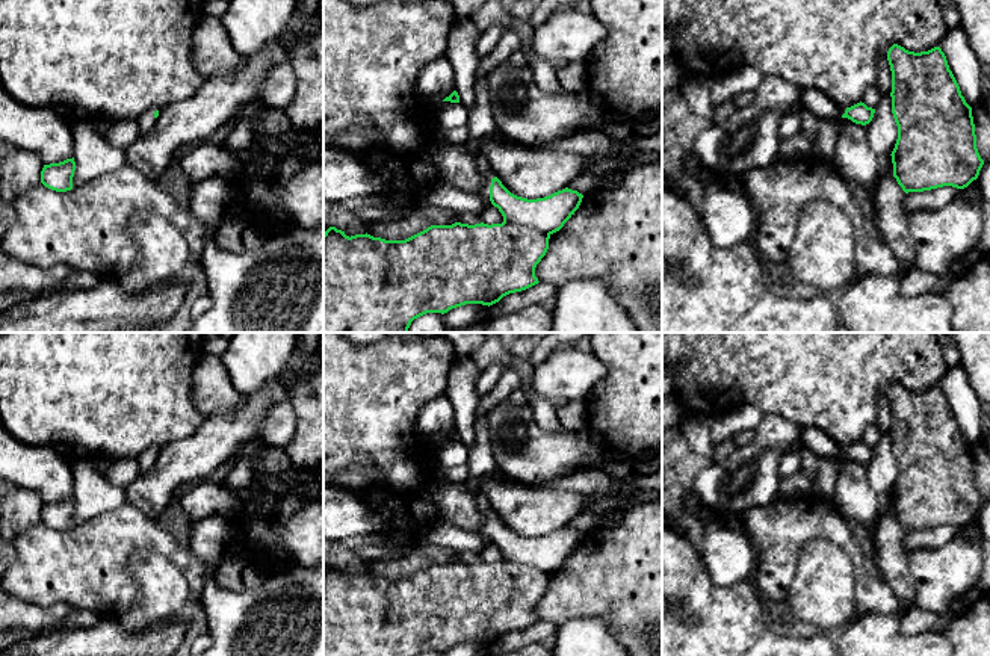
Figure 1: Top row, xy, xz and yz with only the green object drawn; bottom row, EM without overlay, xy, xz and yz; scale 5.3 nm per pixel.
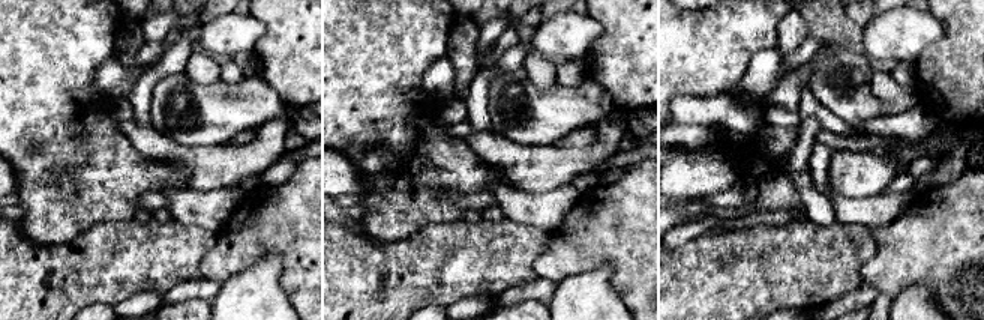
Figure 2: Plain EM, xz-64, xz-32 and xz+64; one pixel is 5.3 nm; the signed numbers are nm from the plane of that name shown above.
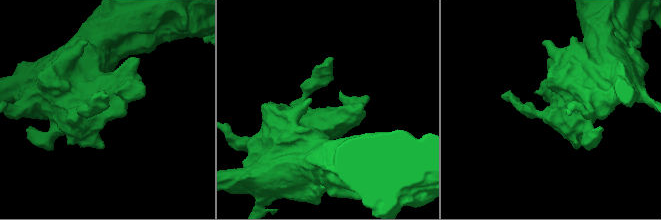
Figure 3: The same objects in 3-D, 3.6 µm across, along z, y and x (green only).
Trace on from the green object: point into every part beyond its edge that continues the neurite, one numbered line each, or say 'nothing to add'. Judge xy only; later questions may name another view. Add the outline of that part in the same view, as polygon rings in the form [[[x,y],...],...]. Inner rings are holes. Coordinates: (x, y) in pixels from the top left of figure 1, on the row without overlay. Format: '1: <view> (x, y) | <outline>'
nothing to add

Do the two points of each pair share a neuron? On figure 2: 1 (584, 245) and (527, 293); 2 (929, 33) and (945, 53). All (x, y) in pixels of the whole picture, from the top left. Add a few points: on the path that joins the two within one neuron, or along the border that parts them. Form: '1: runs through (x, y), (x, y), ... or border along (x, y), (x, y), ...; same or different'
1: border along (537, 277), (555, 283); different
2: border along (933, 15), (944, 33), (915, 62); different

